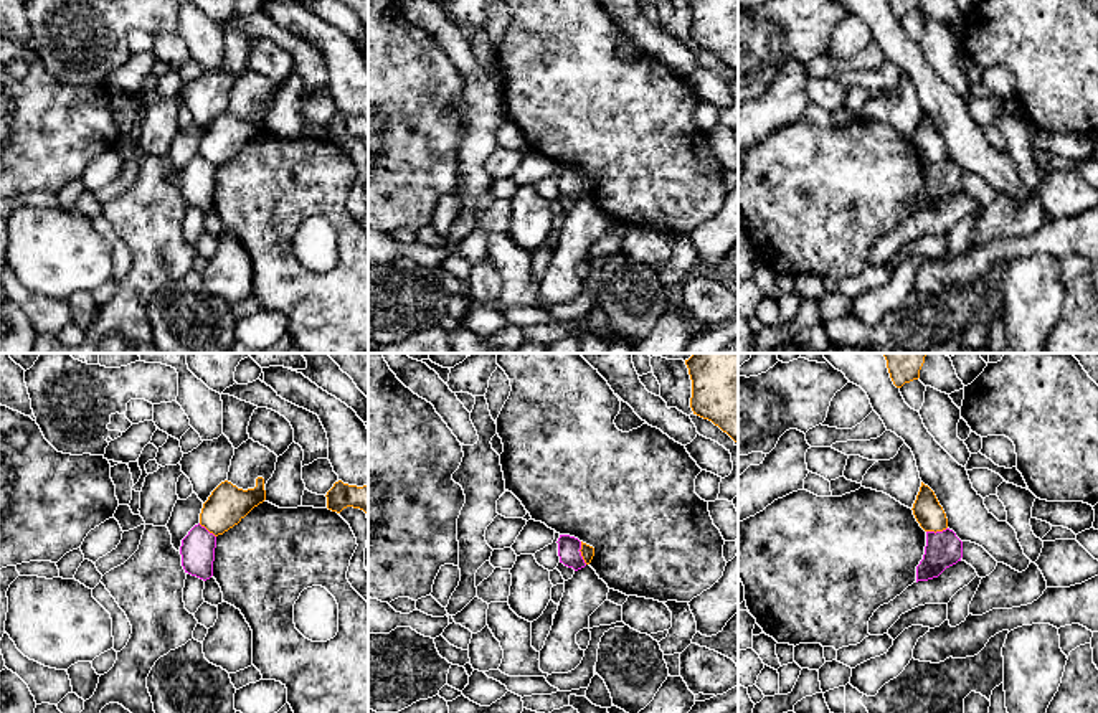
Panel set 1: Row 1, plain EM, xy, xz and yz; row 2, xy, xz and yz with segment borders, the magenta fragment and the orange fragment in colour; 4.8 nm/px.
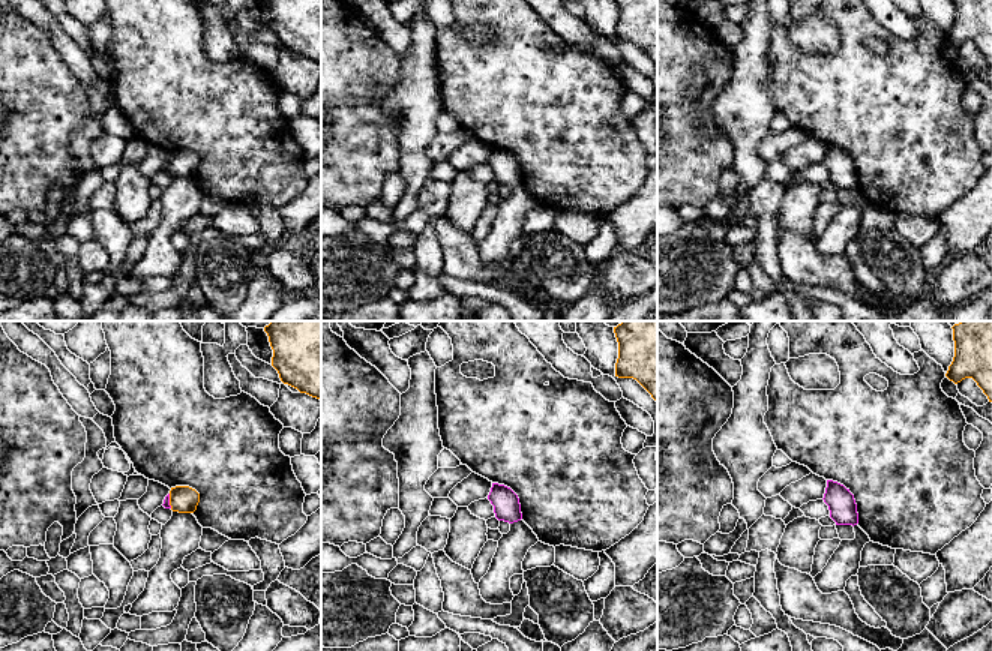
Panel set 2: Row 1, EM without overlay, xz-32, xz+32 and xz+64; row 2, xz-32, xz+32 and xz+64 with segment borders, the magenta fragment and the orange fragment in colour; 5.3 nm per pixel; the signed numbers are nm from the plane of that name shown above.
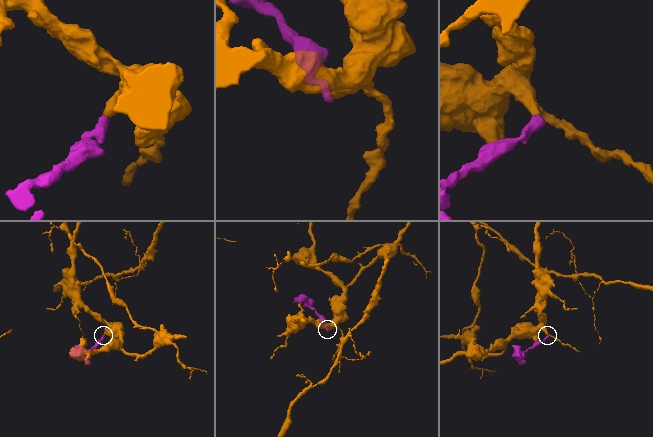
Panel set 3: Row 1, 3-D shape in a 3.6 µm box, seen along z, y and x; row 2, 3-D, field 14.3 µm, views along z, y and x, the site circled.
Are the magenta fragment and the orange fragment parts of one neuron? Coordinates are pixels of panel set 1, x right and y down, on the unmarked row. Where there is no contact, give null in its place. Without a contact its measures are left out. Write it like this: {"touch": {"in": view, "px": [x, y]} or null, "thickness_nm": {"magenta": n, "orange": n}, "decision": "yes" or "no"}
{"touch": {"in": "xz", "px": [580, 184]}, "thickness_nm": {"magenta": 110, "orange": 60}, "decision": "no"}

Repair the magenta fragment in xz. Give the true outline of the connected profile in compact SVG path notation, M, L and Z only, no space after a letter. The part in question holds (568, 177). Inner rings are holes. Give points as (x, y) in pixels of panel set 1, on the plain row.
M560 165L558 168L558 187L560 193L563 193L568 198L573 198L575 201L586 196L583 187L581 187L581 172L570 165Z

